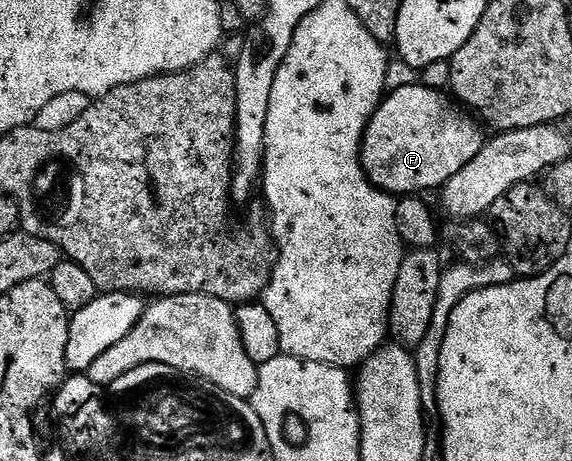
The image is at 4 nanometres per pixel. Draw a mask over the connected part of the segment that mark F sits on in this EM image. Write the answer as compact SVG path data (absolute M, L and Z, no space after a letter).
M421 84L392 90L383 97L377 112L370 117L369 124L362 131L362 171L372 185L395 196L418 196L423 193L421 190L437 191L482 151L483 127L465 109L459 108L449 97L446 99L443 91L430 90Z

